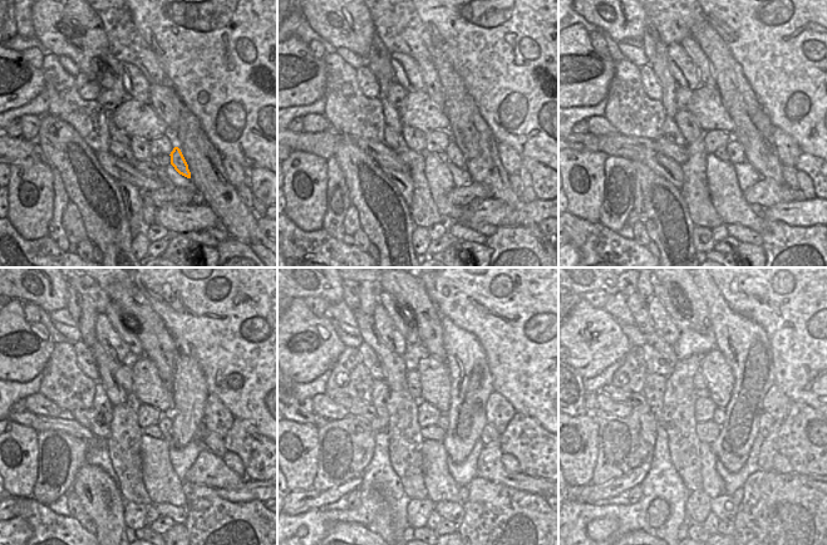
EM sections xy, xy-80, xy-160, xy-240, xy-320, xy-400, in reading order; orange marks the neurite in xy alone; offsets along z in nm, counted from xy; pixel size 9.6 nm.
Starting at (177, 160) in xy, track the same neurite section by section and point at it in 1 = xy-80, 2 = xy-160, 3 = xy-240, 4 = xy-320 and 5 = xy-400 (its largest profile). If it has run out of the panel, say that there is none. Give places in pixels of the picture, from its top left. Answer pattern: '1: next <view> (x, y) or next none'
1: next xy-80 (454, 155)
2: next xy-160 (734, 148)
3: next xy-240 (165, 425)
4: next xy-320 (443, 422)
5: next xy-400 (719, 415)

